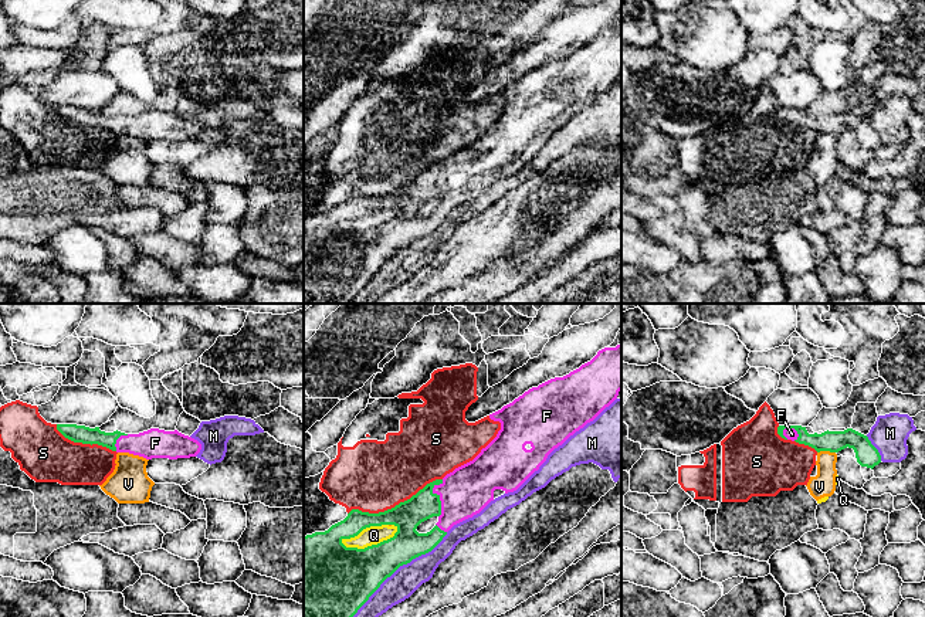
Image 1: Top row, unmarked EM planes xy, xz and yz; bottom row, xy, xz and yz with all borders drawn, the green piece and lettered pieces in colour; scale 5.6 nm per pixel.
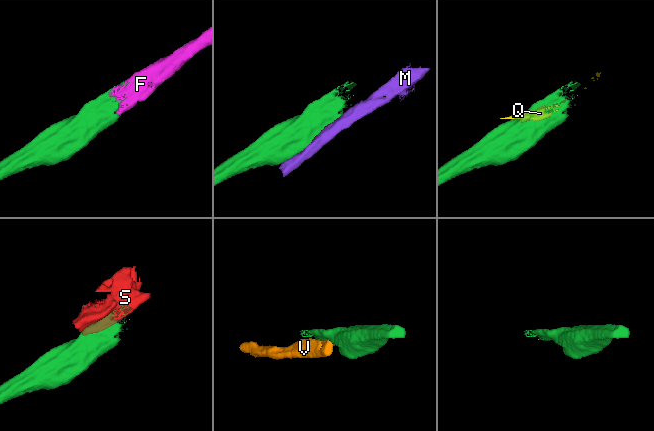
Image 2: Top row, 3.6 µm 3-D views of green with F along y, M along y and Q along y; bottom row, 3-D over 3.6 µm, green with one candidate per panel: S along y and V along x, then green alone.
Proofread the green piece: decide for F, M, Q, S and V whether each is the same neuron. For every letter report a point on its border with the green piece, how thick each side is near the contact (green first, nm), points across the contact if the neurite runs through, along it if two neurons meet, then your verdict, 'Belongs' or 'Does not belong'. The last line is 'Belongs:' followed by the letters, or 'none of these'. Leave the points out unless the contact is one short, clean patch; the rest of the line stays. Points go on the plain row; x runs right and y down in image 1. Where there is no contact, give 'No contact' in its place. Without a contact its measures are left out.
F: Touches green at xz (439, 180). Thickness 170 nm (green) against 280 nm. Belongs
M: Touches green at xz (396, 251). Thickness 300 nm (green) against 160 nm. Does not belong
Q: Touches green at xz (372, 227). Thickness 360 nm (green) against 110 nm. Does not belong
S: Touches green at xz (396, 187). Thickness 180 nm (green) against 400 nm. Does not belong
V: Touches green at yz (826, 132). Thickness 130 nm (green) against 140 nm. Does not belong
Belongs: F

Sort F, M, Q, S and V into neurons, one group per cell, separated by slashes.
F / M / Q V / S

